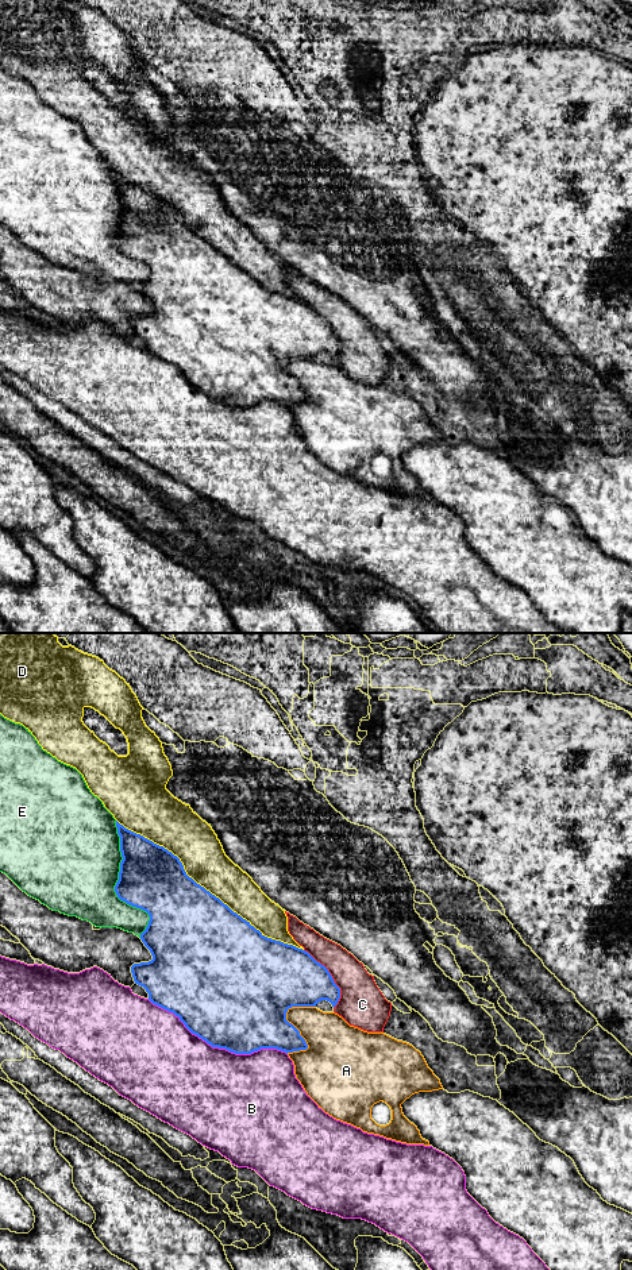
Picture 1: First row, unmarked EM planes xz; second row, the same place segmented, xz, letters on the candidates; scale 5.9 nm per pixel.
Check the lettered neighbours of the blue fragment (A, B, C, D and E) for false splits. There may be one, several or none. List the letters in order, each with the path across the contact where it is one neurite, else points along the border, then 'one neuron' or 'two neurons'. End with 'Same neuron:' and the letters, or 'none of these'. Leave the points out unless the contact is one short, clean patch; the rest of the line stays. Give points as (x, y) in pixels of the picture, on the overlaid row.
A: two neurons
B: two neurons
C: two neurons
D: two neurons
E: two neurons
Same neuron: none of these

